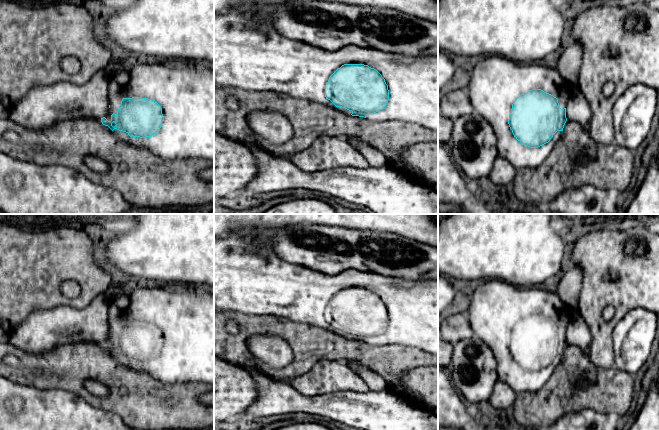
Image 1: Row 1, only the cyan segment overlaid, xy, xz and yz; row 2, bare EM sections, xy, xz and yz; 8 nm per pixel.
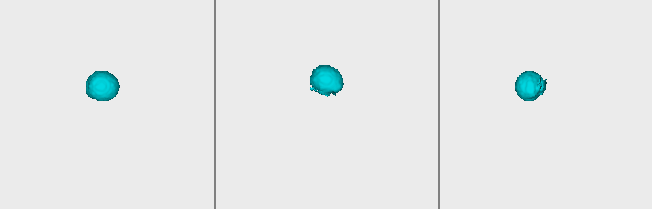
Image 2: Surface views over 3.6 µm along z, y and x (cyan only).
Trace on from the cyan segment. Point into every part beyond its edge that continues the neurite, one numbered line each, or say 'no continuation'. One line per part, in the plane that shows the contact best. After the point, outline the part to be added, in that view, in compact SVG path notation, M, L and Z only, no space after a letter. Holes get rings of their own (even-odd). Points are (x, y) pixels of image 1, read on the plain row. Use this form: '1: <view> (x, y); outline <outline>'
1: xz (250, 279); outline M238 234L214 237L214 312L218 314L279 316L351 339L352 335L336 331L325 321L329 301L344 288L368 289L376 293L388 309L387 329L379 336L368 338L366 343L409 346L438 356L438 279L405 280L355 269L326 275L286 262L270 246L248 242Z

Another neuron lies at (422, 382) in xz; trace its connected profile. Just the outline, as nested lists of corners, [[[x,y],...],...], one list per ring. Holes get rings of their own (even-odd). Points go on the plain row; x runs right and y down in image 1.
[[[419,366],[408,370],[401,379],[407,391],[405,399],[419,398],[422,409],[438,417],[438,366]]]

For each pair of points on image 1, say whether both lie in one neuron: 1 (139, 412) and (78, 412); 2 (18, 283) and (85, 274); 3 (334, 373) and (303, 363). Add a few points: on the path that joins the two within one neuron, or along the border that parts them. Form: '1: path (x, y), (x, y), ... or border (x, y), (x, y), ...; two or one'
1: border (89, 403), (98, 408), (114, 412), (122, 419); two
2: path (35, 274), (68, 274); one
3: border (335, 360), (321, 359), (310, 369), (292, 379); two

